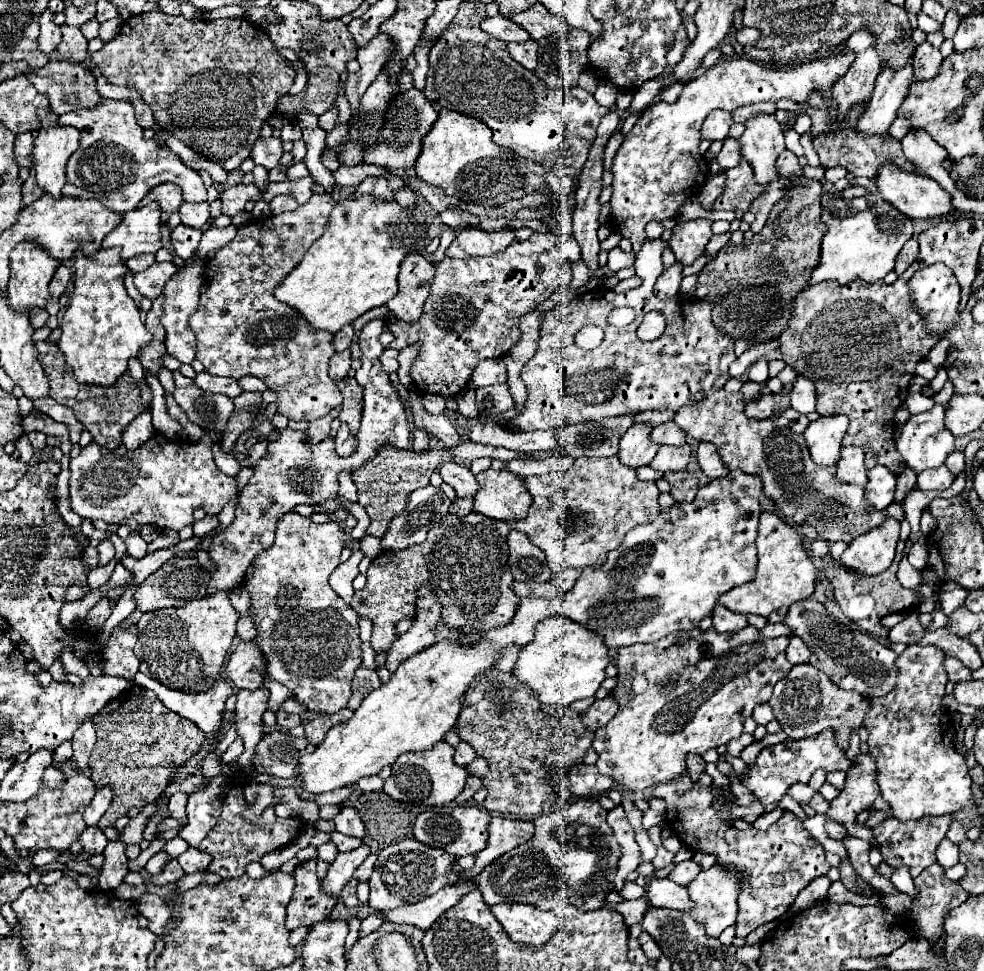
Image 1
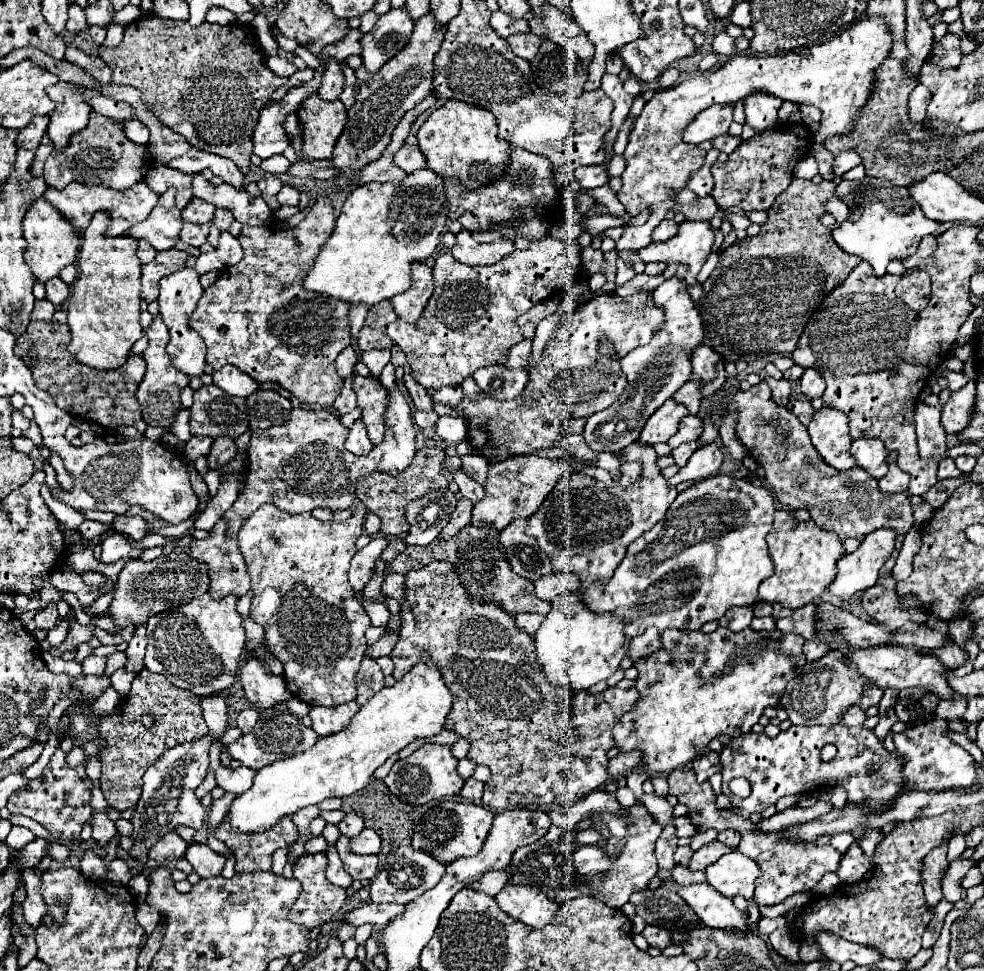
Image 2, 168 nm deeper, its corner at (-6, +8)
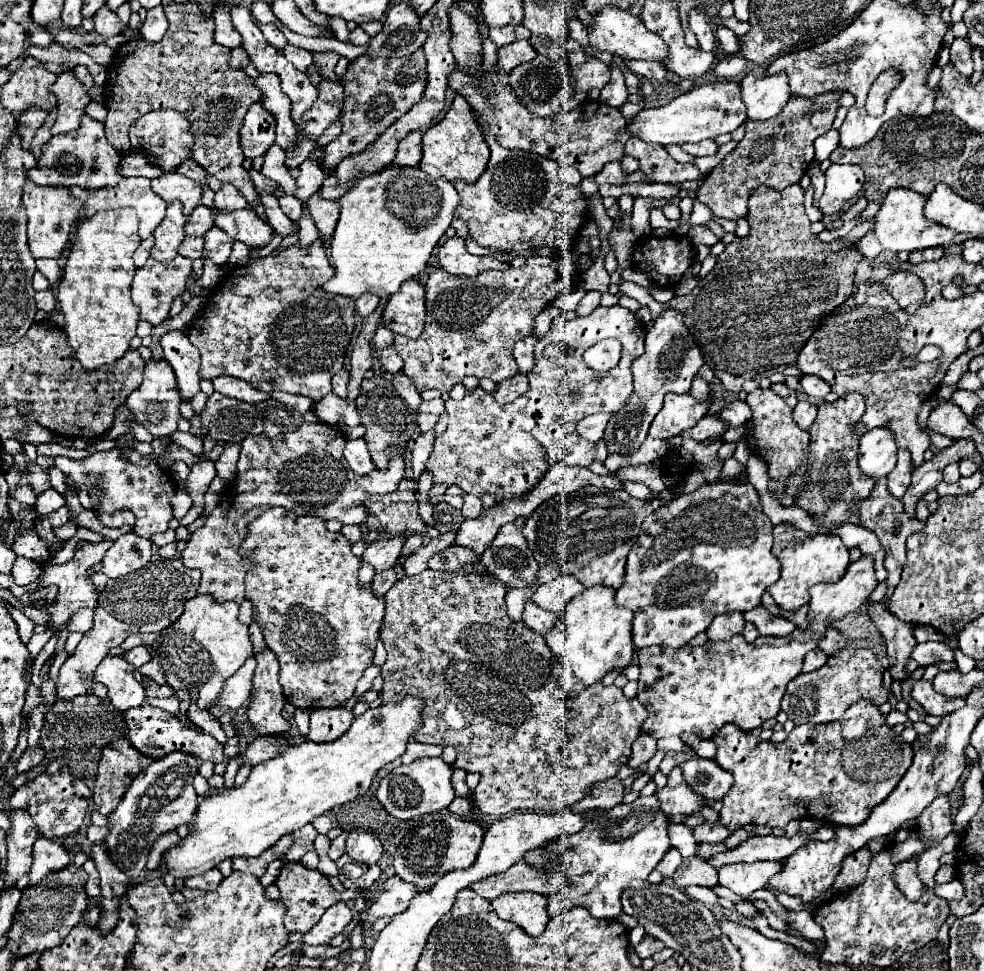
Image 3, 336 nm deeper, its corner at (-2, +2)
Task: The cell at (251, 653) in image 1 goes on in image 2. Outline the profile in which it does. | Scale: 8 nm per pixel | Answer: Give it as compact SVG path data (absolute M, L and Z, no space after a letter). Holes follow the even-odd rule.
M251 658L241 668L241 684L245 690L245 696L257 704L257 710L271 708L279 702L285 702L291 698L291 692L287 690L287 684L281 676L273 676L265 672L265 666L259 658Z

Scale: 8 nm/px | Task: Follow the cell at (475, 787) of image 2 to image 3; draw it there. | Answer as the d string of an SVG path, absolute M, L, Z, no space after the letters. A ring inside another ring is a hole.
M455 798L449 806L449 812L461 816L461 818L467 818L469 816L469 810L471 810L471 800L469 798Z

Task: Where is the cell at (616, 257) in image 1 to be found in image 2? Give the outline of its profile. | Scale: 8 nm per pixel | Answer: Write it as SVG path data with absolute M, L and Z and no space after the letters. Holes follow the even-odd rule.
M685 220L679 226L679 232L667 242L651 242L649 246L637 250L637 256L643 262L681 262L689 266L689 276L685 278L689 286L697 286L695 276L705 264L713 246L713 228L707 220L691 222Z

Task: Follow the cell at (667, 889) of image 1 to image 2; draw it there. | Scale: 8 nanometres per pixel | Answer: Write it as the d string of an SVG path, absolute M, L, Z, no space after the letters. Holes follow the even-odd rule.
M687 884L677 890L677 894L693 908L693 912L713 928L739 928L747 930L747 916L739 912L731 898L721 896L709 884Z

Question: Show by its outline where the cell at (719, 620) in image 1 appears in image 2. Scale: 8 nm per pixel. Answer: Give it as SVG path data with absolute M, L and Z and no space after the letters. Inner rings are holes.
M735 606L725 612L723 618L719 618L719 626L725 626L733 632L739 632L741 628L747 628L753 620L753 608L751 606Z

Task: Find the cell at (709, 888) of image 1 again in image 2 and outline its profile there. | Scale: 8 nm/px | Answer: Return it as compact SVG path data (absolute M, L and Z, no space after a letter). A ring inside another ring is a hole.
M733 850L721 856L721 860L711 864L709 868L705 868L705 876L707 884L713 886L723 896L727 898L743 896L745 900L751 900L759 868L749 856Z

